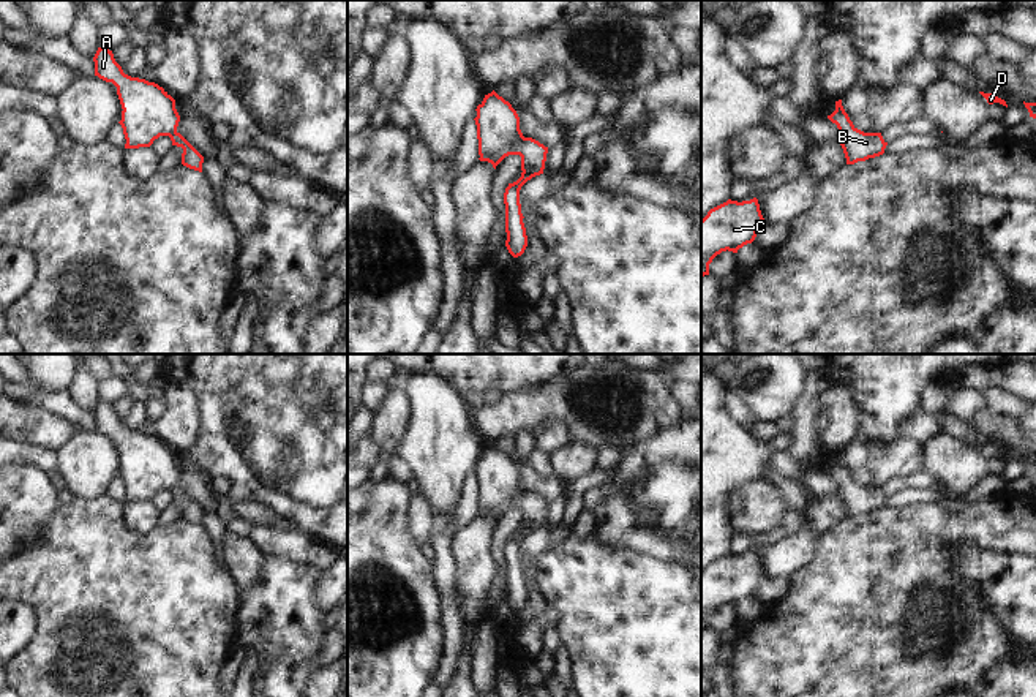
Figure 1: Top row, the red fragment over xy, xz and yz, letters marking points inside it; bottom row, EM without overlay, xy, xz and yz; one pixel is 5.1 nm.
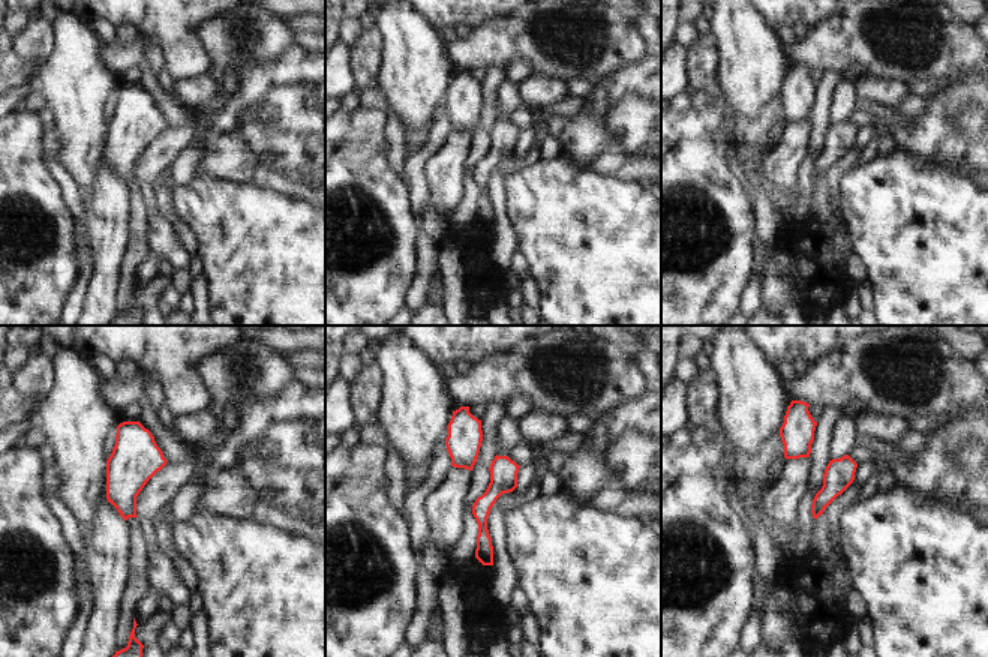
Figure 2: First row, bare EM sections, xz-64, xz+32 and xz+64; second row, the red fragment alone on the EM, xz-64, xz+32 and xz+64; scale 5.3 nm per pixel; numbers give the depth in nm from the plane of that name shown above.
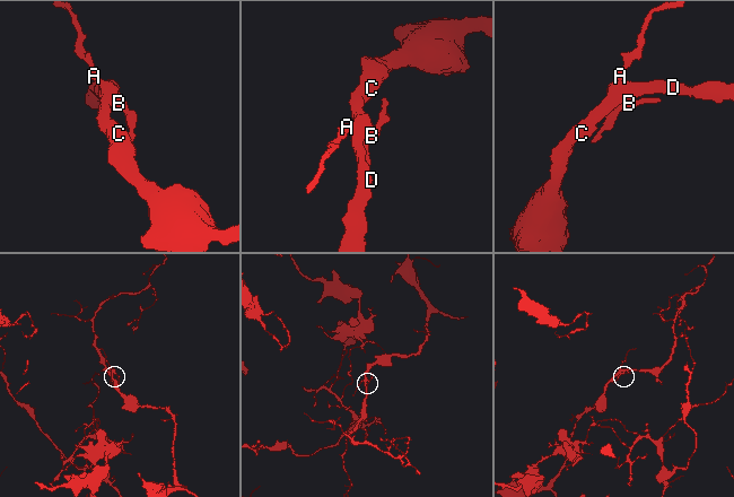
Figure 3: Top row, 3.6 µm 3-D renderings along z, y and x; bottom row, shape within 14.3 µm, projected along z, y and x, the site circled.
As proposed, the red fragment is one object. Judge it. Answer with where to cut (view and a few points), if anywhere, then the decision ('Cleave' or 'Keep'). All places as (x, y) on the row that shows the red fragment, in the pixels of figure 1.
No split. Keep

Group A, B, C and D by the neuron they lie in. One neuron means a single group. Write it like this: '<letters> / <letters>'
A B C D

